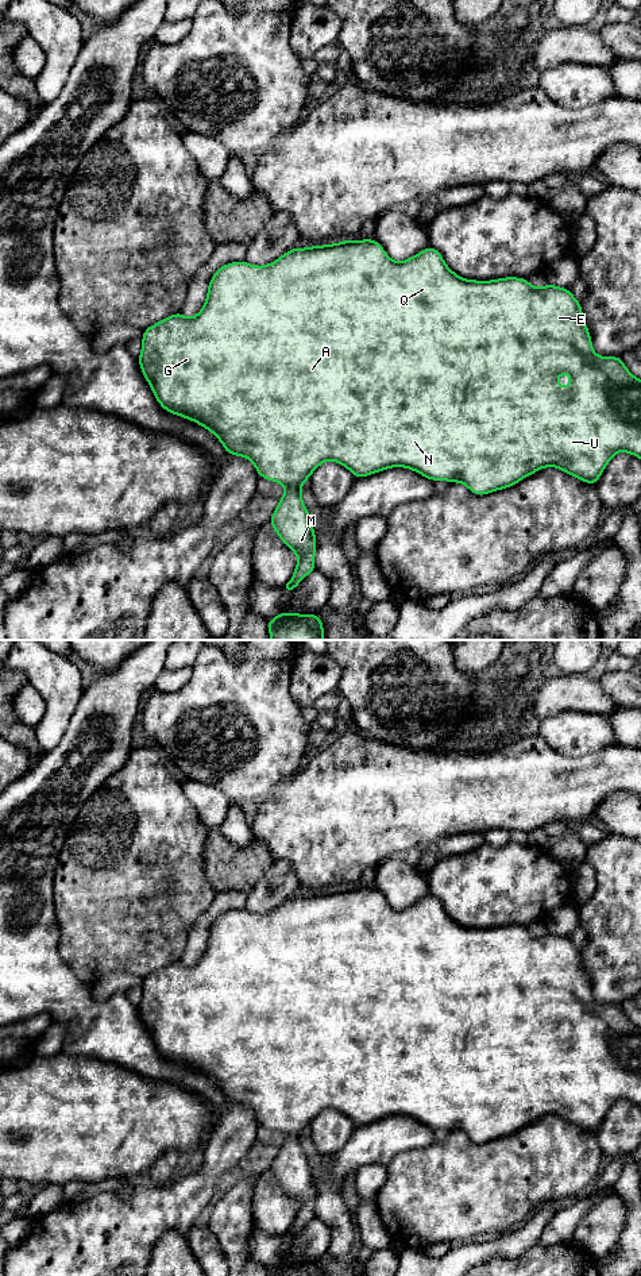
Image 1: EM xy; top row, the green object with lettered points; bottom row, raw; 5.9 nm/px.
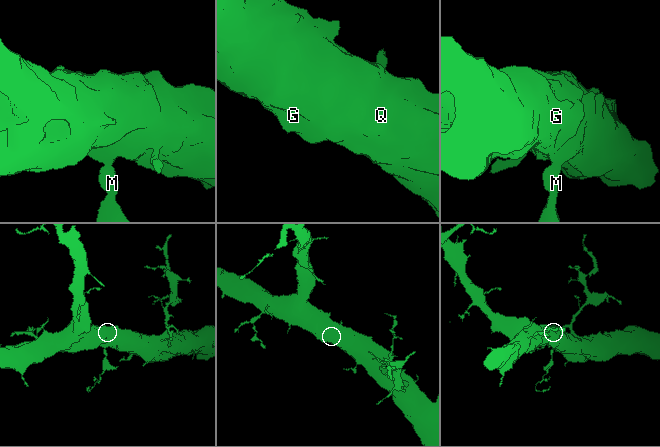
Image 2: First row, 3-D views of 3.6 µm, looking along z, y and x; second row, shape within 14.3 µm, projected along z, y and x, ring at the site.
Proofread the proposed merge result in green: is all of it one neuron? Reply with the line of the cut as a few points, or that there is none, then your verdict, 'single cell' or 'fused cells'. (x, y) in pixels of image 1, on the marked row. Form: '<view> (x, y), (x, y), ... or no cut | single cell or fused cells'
no cut | single cell

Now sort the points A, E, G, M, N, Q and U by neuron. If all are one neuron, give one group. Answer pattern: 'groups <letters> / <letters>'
groups A E G M N Q U

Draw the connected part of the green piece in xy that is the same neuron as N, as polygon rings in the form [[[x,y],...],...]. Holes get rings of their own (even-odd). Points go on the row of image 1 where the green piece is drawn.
[[[362,239],[362,240],[343,240],[340,243],[333,244],[323,244],[323,246],[310,246],[306,248],[293,247],[287,252],[282,254],[277,261],[264,265],[264,266],[254,266],[246,261],[231,262],[228,265],[220,266],[216,273],[212,275],[212,280],[208,285],[206,300],[201,311],[192,319],[188,319],[179,311],[159,323],[150,325],[143,331],[142,336],[142,352],[136,358],[140,366],[143,375],[146,377],[147,383],[150,385],[158,404],[169,413],[181,416],[184,419],[189,419],[193,423],[200,424],[206,428],[211,433],[213,433],[223,444],[224,450],[229,455],[244,456],[251,460],[255,466],[256,473],[260,478],[264,478],[271,482],[278,482],[283,485],[287,490],[279,498],[277,509],[273,512],[269,523],[273,525],[278,537],[287,544],[287,547],[298,556],[298,562],[296,564],[296,570],[293,573],[291,579],[286,583],[287,590],[293,590],[297,587],[301,581],[310,573],[316,571],[314,566],[314,555],[317,548],[317,540],[314,536],[314,528],[312,524],[312,517],[305,506],[301,489],[305,481],[309,479],[312,473],[324,462],[333,460],[343,464],[348,469],[355,478],[363,478],[367,475],[372,475],[375,473],[383,471],[390,467],[406,467],[412,471],[421,474],[422,477],[430,481],[448,481],[451,483],[460,482],[464,483],[468,490],[475,496],[486,496],[489,493],[502,490],[510,486],[514,486],[525,477],[529,477],[544,467],[557,467],[564,473],[586,482],[590,485],[596,485],[601,478],[603,470],[611,458],[619,452],[629,452],[638,459],[641,459],[641,381],[636,378],[625,366],[621,356],[598,356],[594,352],[591,335],[586,325],[582,313],[582,302],[578,301],[568,288],[560,288],[551,284],[547,284],[541,288],[534,288],[526,278],[518,277],[505,277],[499,280],[490,281],[476,281],[476,280],[466,280],[453,273],[444,262],[443,255],[439,250],[432,246],[428,246],[422,251],[417,252],[414,257],[405,259],[402,262],[394,262],[385,251],[382,244],[375,239]],[[561,373],[568,373],[571,375],[571,385],[568,388],[557,386],[557,377]]]

